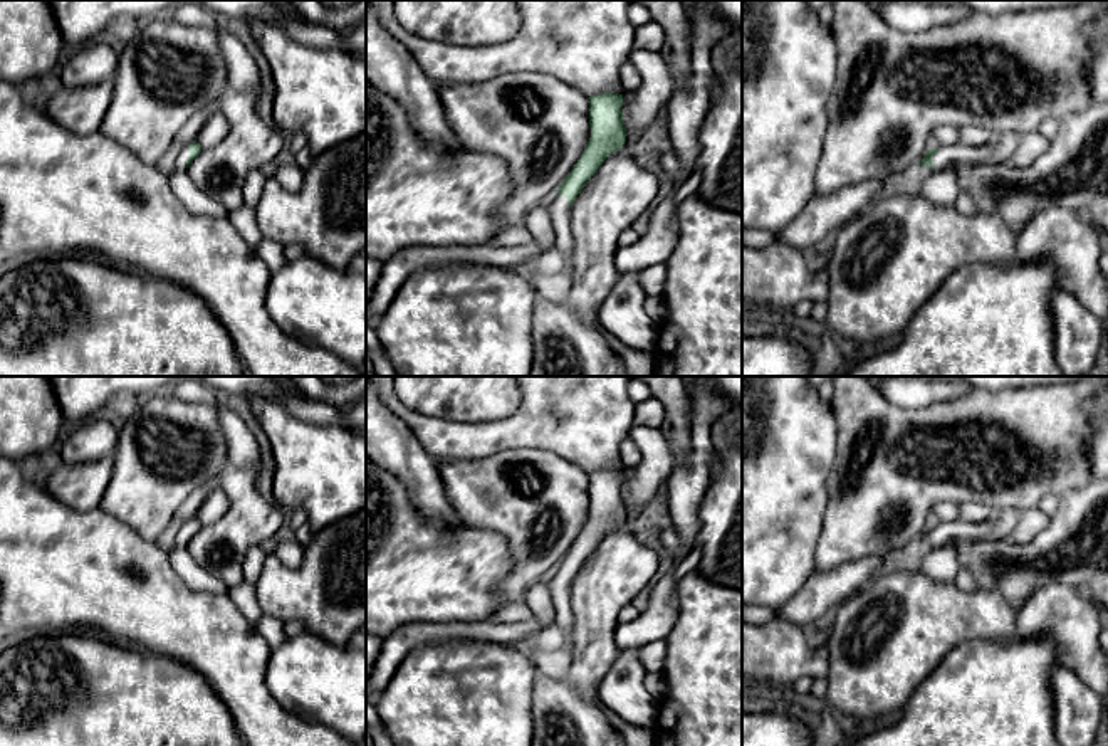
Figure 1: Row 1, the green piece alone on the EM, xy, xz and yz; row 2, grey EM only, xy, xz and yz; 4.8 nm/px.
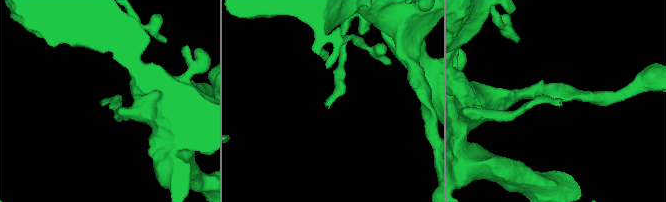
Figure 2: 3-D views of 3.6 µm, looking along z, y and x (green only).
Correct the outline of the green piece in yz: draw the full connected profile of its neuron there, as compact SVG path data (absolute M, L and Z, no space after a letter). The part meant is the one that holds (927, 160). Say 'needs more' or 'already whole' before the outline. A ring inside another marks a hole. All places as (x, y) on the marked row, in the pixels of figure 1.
needs more; M996 141L980 146L969 146L964 143L940 146L935 150L928 150L928 153L918 165L930 166L933 171L940 171L962 163L980 163L990 156L994 148Z

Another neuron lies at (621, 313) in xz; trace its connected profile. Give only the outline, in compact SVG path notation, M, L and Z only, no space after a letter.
M621 272L599 302L599 324L623 344L651 353L660 339L660 326L645 311L646 294L638 272Z

